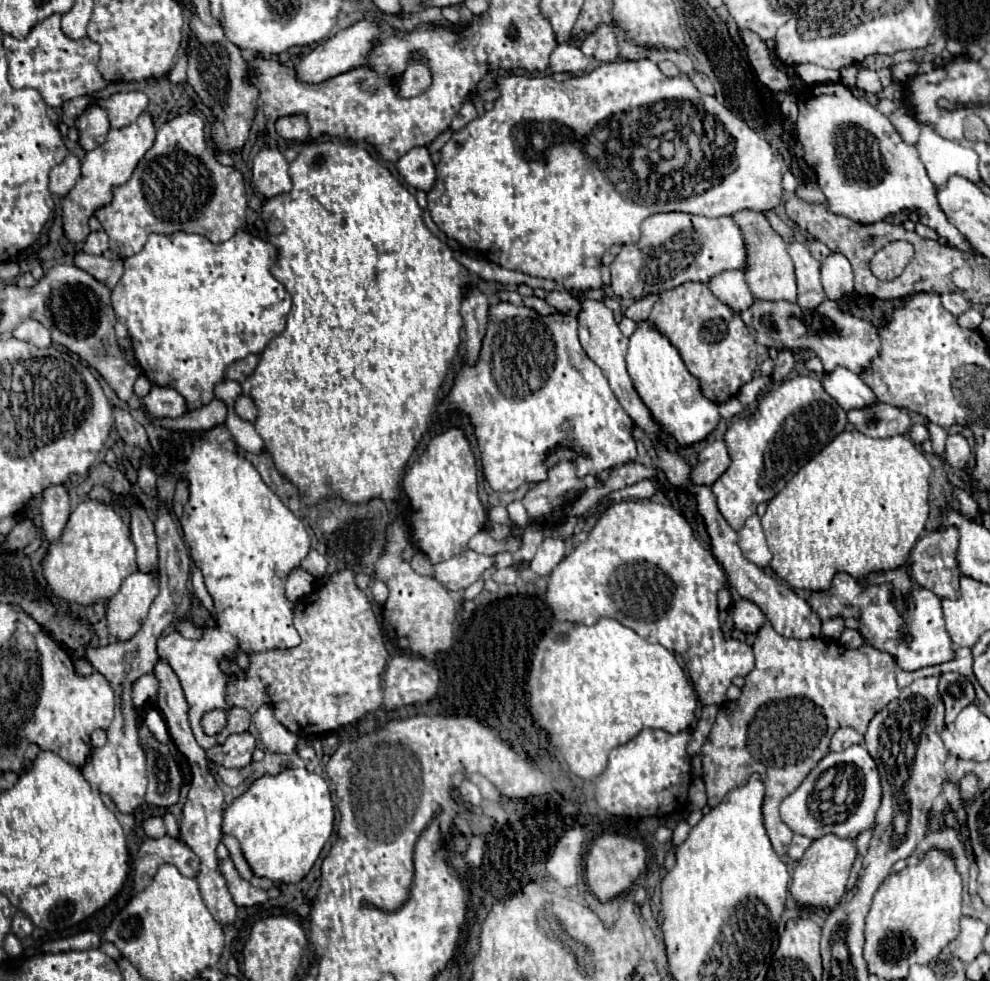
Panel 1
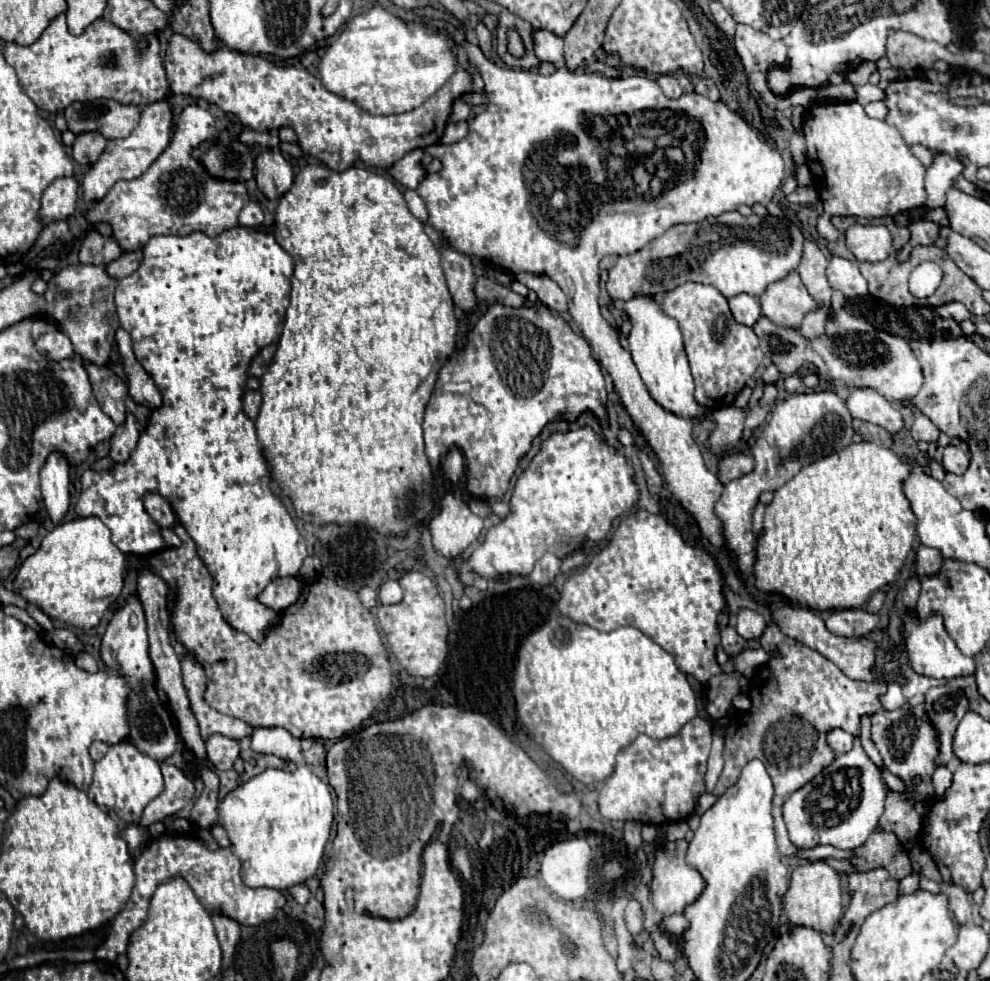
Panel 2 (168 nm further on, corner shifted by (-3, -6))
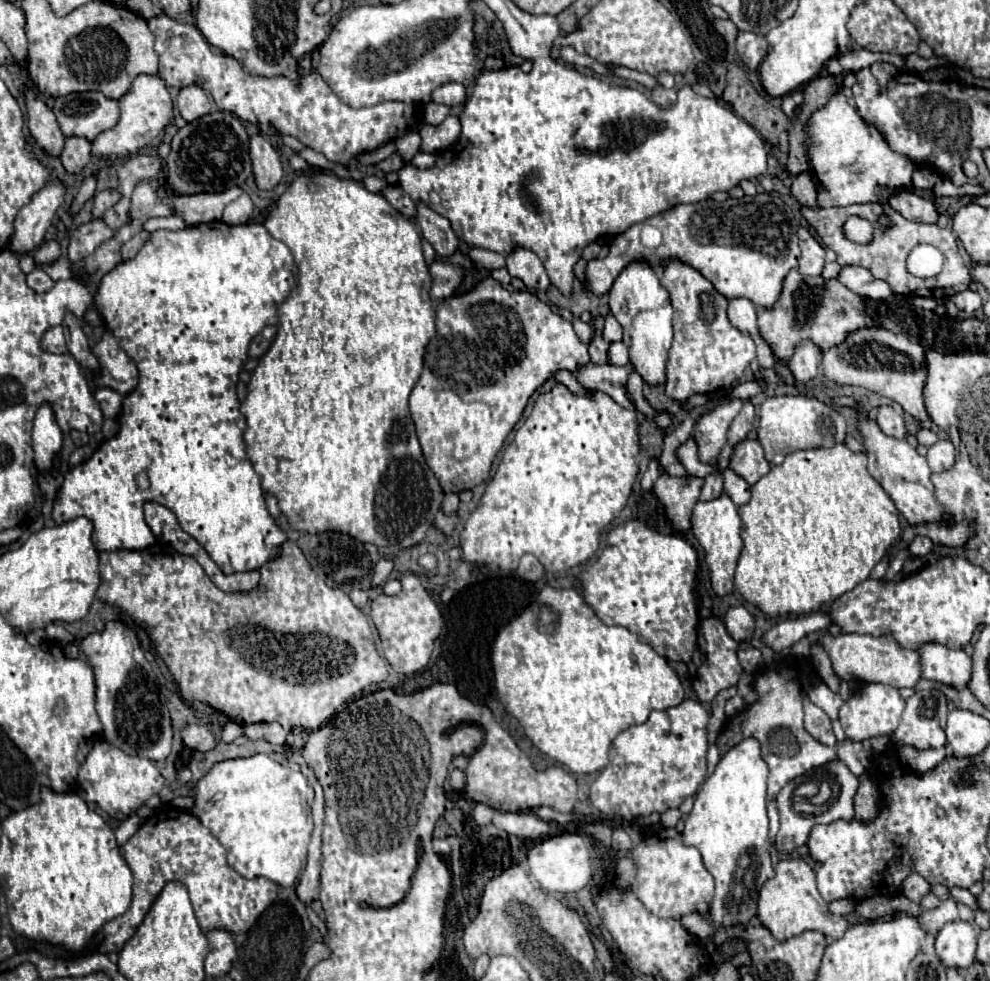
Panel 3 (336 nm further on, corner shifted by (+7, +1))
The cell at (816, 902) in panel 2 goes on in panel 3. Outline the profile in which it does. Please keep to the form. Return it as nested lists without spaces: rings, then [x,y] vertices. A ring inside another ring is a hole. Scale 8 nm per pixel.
[[[783,859],[775,867],[775,877],[767,879],[759,891],[757,901],[757,917],[771,931],[771,935],[779,941],[785,941],[793,935],[799,935],[807,929],[821,931],[825,937],[839,939],[853,923],[841,915],[831,915],[827,911],[827,903],[821,899],[817,891],[815,873],[809,863],[803,859]]]

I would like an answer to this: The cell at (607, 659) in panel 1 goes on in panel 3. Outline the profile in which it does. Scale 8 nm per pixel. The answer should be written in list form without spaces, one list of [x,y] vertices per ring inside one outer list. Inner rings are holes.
[[[545,583],[545,587],[539,591],[537,599],[531,603],[531,607],[527,607],[517,619],[513,619],[509,625],[505,625],[495,641],[493,641],[493,649],[491,649],[491,661],[493,661],[493,675],[495,675],[495,689],[499,693],[499,701],[505,705],[505,709],[521,723],[525,735],[533,741],[533,745],[543,751],[545,755],[553,757],[555,761],[567,765],[573,773],[597,773],[607,765],[607,753],[609,747],[613,743],[613,739],[631,727],[631,721],[635,725],[645,723],[645,719],[649,717],[651,711],[659,709],[667,709],[667,707],[675,707],[683,701],[683,687],[681,681],[677,677],[677,673],[669,667],[667,659],[661,657],[651,645],[641,643],[629,629],[621,627],[621,625],[605,625],[593,611],[593,607],[589,607],[583,599],[583,595],[579,595],[575,589],[553,589],[551,585]]]

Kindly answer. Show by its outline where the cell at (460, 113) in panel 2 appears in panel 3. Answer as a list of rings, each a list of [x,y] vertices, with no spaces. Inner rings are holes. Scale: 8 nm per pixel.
[[[427,103],[423,109],[423,121],[429,125],[439,125],[447,115],[449,115],[449,107],[447,105],[439,105],[439,103]]]

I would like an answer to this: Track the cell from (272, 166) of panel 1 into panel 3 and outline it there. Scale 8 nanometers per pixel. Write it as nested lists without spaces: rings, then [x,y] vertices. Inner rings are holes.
[[[255,135],[255,137],[251,137],[249,155],[253,161],[253,173],[255,173],[257,187],[259,189],[273,189],[283,177],[279,153],[271,147],[271,143],[265,137]]]

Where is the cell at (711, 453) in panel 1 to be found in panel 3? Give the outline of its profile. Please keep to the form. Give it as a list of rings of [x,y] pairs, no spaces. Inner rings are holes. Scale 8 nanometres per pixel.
[[[745,439],[737,443],[737,447],[733,449],[729,467],[739,477],[743,477],[749,485],[757,483],[757,479],[761,479],[761,475],[765,475],[771,469],[769,461],[765,459],[763,447],[757,439]]]

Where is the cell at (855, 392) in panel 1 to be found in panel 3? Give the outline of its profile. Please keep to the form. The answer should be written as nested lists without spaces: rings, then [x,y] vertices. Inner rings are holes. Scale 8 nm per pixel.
[[[883,405],[879,409],[879,427],[885,435],[895,437],[895,439],[905,439],[905,435],[907,435],[903,417],[889,405]]]

